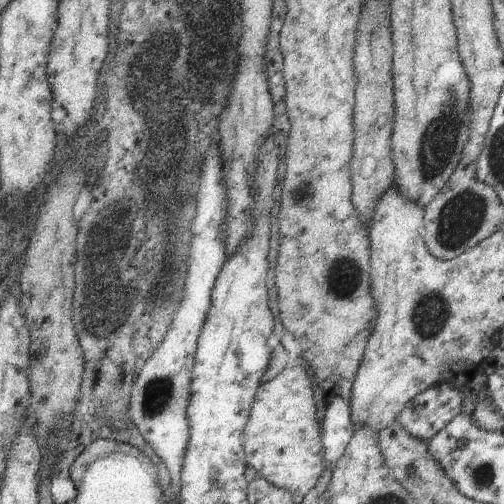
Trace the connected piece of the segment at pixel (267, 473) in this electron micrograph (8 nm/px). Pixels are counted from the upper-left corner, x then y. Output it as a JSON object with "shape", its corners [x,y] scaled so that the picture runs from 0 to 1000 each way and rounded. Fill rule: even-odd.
{"shape":[[[573,726],[536,756],[522,760],[512,774],[494,837],[480,859],[488,899],[484,911],[494,927],[500,925],[508,933],[512,948],[522,946],[546,964],[577,974],[593,992],[629,964],[629,952],[637,948],[637,940],[645,933],[647,881],[641,877],[633,853],[637,853],[637,845],[629,837],[629,802],[621,790],[617,750],[605,728]]]}

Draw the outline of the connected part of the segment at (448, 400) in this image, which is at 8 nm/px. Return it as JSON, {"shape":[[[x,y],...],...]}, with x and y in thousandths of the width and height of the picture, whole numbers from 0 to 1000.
{"shape":[[[893,760],[859,764],[843,778],[829,782],[798,817],[792,829],[796,845],[815,865],[829,871],[853,875],[863,869],[881,849],[887,849],[911,821],[917,819],[917,778]]]}

